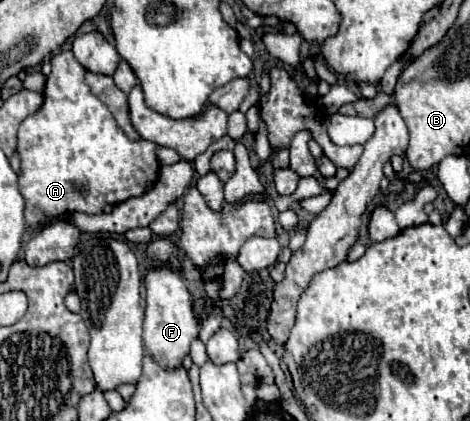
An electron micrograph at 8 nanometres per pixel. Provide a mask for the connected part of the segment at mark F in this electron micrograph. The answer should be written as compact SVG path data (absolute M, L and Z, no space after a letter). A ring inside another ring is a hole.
M150 269L146 273L146 317L144 317L144 349L146 353L164 369L178 369L182 367L184 357L190 353L190 345L194 339L198 339L202 321L198 319L194 307L192 307L192 295L188 287L184 285L180 273L172 269Z

